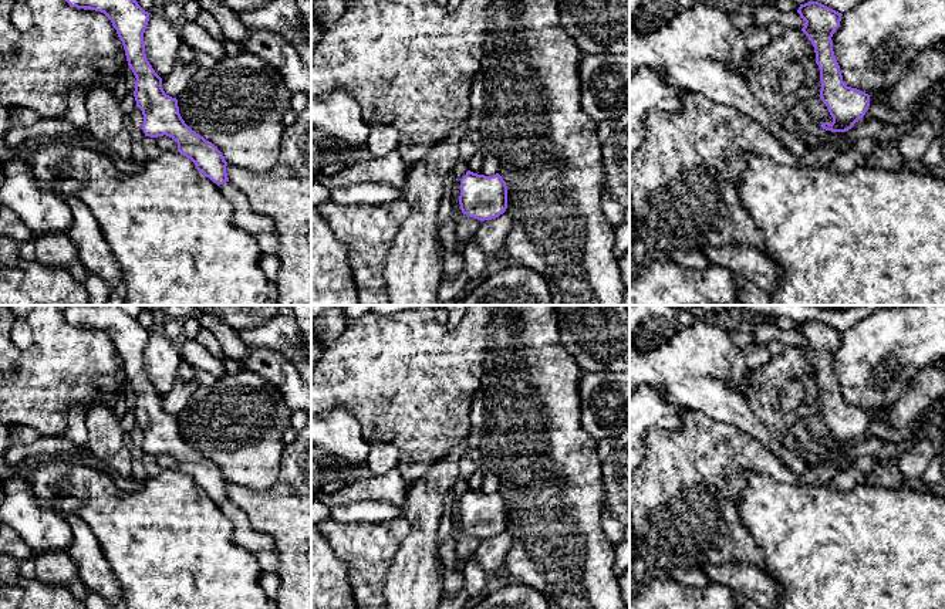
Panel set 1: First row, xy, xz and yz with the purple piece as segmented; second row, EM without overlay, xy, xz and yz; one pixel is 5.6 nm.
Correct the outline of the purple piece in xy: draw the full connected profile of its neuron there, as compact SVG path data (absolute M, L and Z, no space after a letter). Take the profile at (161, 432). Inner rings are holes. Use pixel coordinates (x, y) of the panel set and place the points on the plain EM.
M70 305L64 315L71 325L101 329L111 338L136 396L134 415L144 433L141 447L145 454L172 456L178 461L178 470L213 501L219 504L229 500L227 480L222 470L185 441L178 417L165 412L162 396L146 376L144 351L151 331L119 305Z

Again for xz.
M470 488L460 497L459 522L463 532L480 539L492 538L507 527L507 504L503 495Z

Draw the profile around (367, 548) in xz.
M330 517L317 522L315 527L331 545L335 556L348 566L348 581L357 609L387 609L385 578L401 542L411 531L409 521L401 517L388 521L345 524Z

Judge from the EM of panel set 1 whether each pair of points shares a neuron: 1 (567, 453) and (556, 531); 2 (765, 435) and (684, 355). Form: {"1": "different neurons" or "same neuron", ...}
{"1": "same neuron", "2": "same neuron"}

